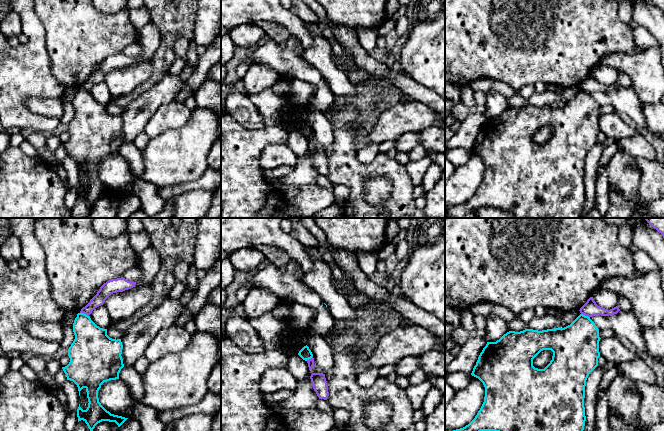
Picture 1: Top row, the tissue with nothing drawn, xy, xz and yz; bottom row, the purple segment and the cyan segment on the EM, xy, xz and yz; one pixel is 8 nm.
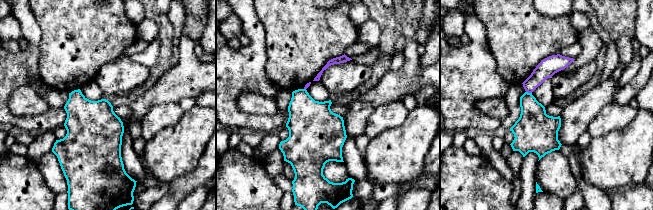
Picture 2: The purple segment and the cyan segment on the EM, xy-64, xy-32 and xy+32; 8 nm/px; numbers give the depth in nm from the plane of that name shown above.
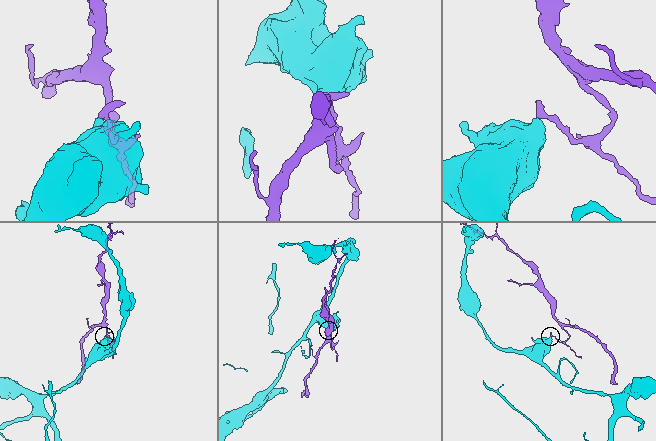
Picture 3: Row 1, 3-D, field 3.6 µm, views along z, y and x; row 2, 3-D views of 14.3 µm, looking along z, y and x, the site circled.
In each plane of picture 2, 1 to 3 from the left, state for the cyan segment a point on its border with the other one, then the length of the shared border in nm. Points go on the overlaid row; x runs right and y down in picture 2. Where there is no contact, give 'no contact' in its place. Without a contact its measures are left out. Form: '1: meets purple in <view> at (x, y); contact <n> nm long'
1: no contact
2: no contact
3: meets purple in xy+32 at (529, 92); contact 50 nm long

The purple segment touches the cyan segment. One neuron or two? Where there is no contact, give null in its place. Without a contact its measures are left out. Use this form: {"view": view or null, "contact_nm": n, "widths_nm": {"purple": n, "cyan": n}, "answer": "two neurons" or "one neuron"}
{"view": "xy", "contact_nm": 80, "widths_nm": {"purple": 100, "cyan": 280}, "answer": "two neurons"}

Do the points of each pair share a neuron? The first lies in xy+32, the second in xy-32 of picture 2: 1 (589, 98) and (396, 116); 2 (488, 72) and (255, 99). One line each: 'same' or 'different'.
1: different
2: different

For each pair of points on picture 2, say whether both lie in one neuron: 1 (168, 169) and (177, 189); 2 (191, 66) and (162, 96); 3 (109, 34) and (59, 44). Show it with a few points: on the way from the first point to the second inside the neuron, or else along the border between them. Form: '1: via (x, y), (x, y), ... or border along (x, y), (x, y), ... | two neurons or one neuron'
1: border along (193, 169), (169, 183) | two neurons
2: via (183, 74), (168, 88) | one neuron
3: via (97, 34), (82, 34), (74, 42), (71, 42) | one neuron

